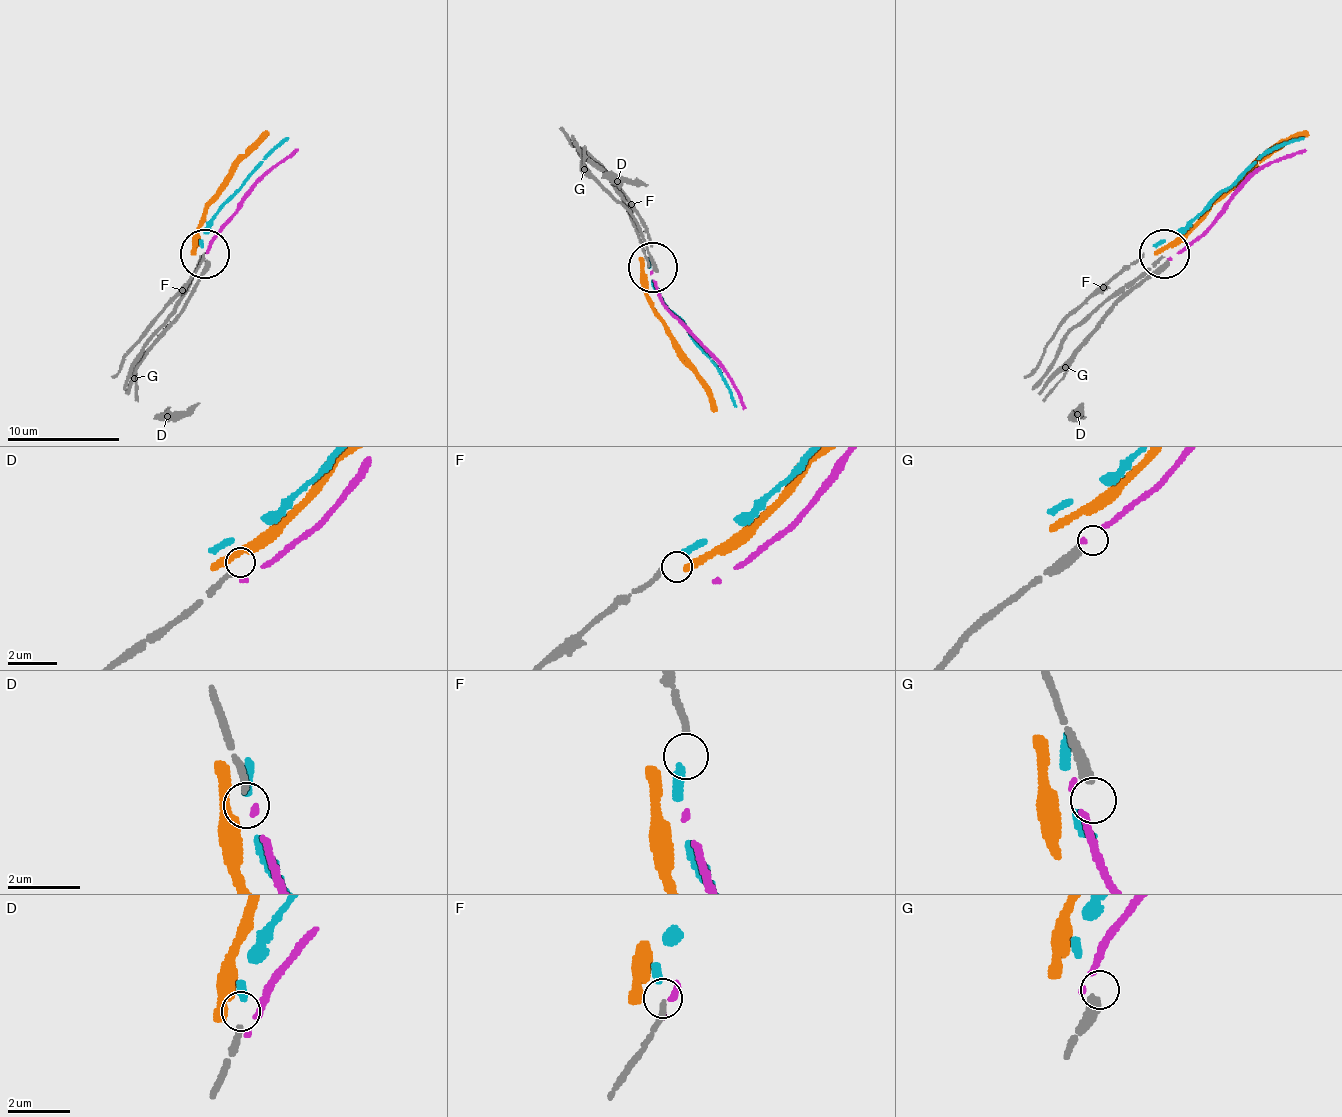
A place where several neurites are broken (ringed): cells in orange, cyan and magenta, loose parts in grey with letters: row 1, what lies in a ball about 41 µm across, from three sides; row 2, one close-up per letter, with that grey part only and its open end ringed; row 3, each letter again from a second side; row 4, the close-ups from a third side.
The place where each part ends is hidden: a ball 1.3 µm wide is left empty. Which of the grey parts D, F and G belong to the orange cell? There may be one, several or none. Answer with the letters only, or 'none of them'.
none of them

